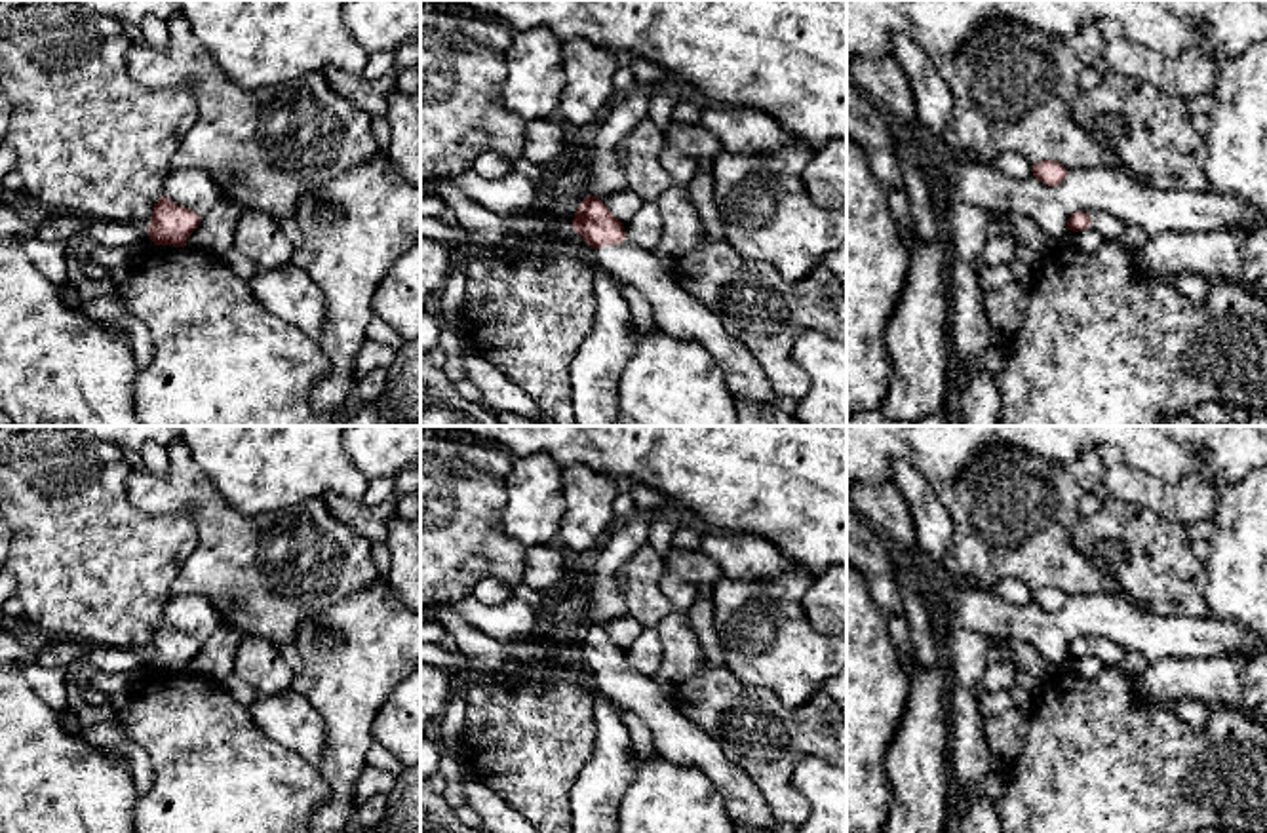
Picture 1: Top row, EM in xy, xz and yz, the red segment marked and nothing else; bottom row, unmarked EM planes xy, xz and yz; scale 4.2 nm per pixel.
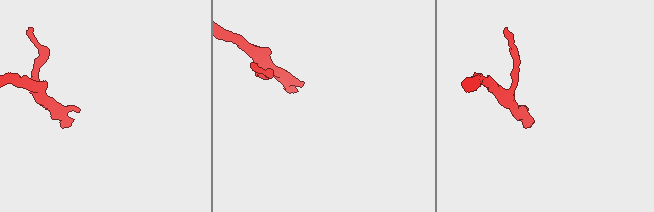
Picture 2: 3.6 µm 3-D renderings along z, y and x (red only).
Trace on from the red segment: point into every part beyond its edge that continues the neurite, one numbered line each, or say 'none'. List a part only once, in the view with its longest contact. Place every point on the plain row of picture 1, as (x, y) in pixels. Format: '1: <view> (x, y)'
1: xz (676, 738)

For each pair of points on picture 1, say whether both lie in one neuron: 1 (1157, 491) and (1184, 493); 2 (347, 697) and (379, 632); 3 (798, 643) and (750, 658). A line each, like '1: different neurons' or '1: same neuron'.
1: same neuron
2: same neuron
3: same neuron

